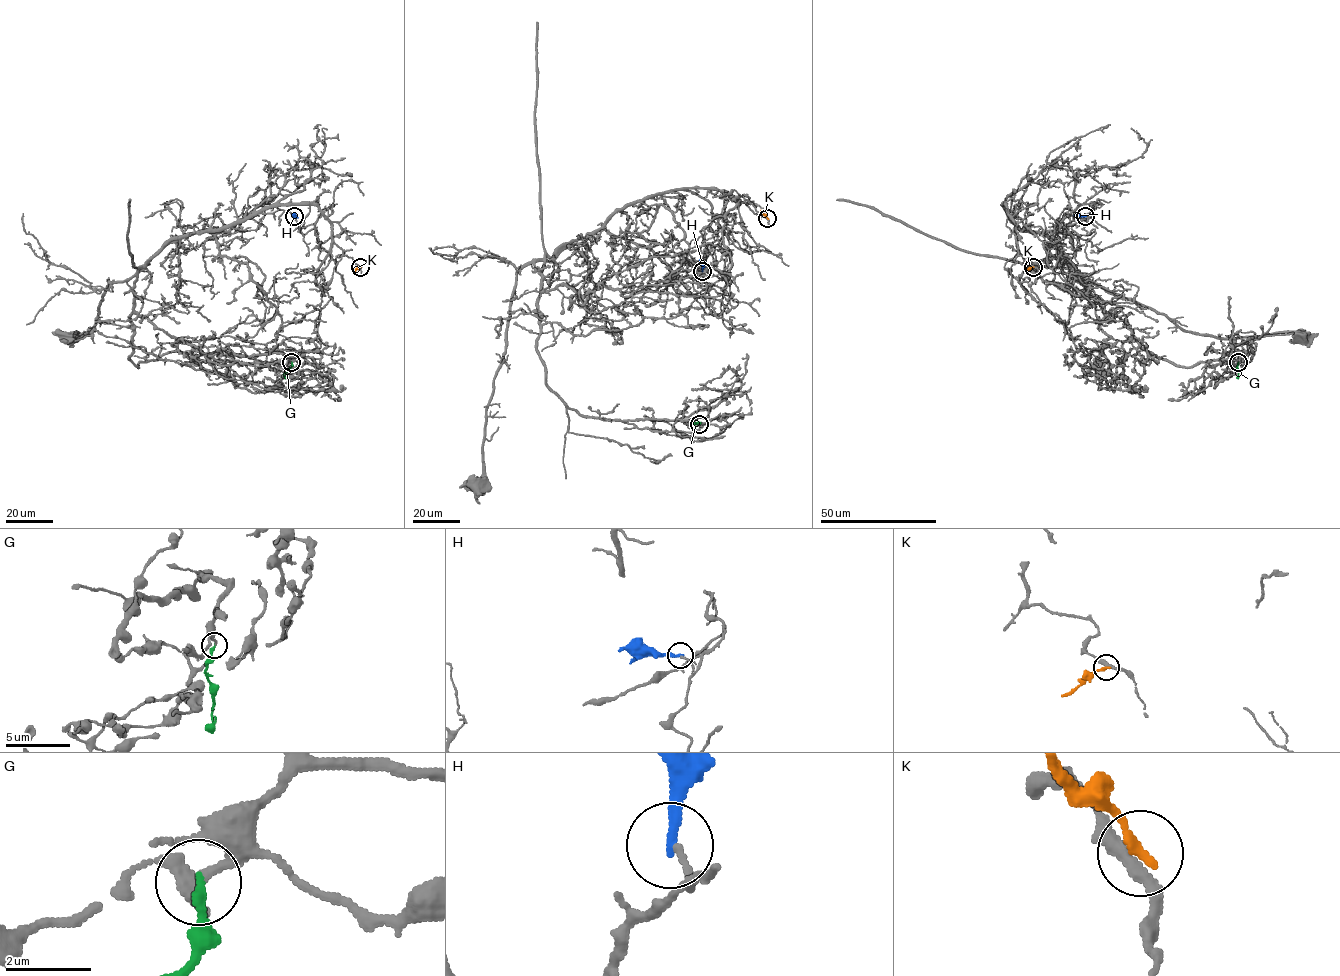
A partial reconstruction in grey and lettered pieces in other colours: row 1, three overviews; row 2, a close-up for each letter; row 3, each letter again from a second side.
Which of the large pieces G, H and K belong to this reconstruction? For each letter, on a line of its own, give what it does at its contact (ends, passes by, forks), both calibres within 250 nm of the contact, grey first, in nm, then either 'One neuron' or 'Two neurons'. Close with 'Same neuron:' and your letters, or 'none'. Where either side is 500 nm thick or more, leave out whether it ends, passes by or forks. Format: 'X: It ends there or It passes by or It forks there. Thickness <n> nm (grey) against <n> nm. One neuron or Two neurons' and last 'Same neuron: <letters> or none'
G: It ends there. Thickness 200 nm (grey) against 240 nm. One neuron
H: It ends there. Thickness 140 nm (grey) against 280 nm. Two neurons
K: It ends there. Thickness 300 nm (grey) against 240 nm. Two neurons
Same neuron: G

